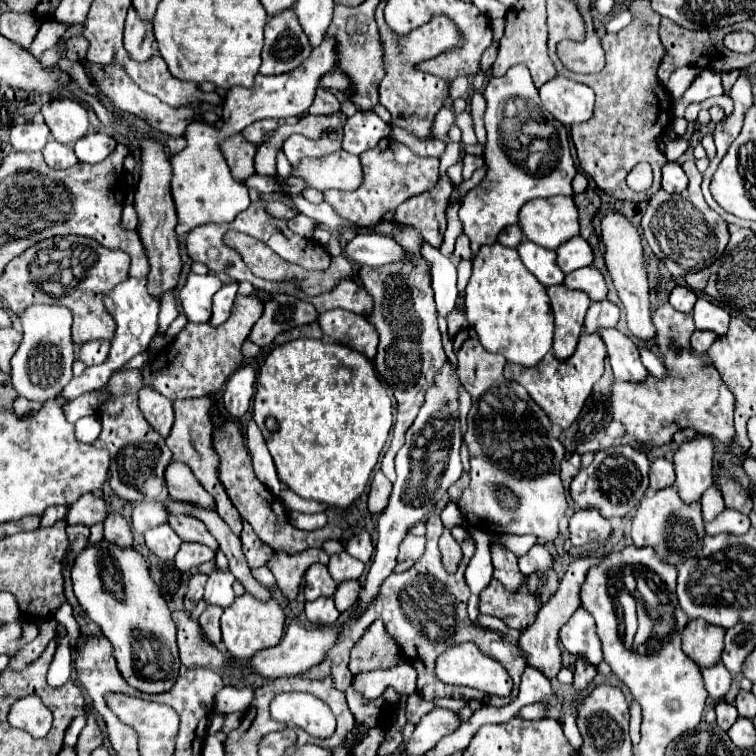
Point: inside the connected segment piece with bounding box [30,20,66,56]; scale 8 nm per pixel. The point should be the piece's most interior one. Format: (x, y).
(50, 33)

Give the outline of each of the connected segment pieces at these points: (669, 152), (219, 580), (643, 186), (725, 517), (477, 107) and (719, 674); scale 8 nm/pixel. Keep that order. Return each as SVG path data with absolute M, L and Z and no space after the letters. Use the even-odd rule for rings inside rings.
M663 134L658 142L658 147L666 154L668 160L678 160L678 156L680 156L682 152L685 152L688 146L690 146L690 144L688 144L684 138L670 141L666 134Z
M214 570L208 576L208 584L206 584L206 602L208 604L218 604L222 608L230 606L234 600L234 592L232 592L232 582L236 578L230 572L222 572L222 570Z
M642 162L637 164L626 178L627 185L634 191L641 192L650 188L653 181L651 166Z
M726 508L724 512L720 512L712 522L706 522L704 524L704 532L706 534L720 534L720 532L732 532L732 534L746 534L750 528L748 524L748 516L738 512L738 510L732 510L732 508Z
M476 90L472 100L470 100L470 114L472 114L472 120L474 120L474 130L476 130L476 136L478 136L478 142L484 146L486 144L486 130L484 130L484 112L486 112L486 100L482 96L482 90Z
M714 664L710 668L702 668L702 676L704 676L704 686L706 686L706 692L712 700L718 700L722 698L728 688L730 688L730 682L732 682L732 676L730 672L724 668L724 664Z

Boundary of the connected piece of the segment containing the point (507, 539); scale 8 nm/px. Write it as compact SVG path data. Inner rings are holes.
M490 534L490 544L494 542L502 542L506 550L510 550L512 554L516 554L518 558L524 556L534 544L536 544L536 538L534 536L520 536L520 534L500 534L495 536Z

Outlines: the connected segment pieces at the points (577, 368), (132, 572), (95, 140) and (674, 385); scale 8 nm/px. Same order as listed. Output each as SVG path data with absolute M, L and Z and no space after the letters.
M584 332L580 336L576 352L566 362L558 362L553 353L549 352L540 364L520 372L516 380L528 390L530 398L548 414L548 418L562 430L566 430L580 414L580 408L584 406L584 400L590 396L594 382L598 382L600 376L604 374L604 358L606 358L606 346L602 338L598 334Z
M100 542L96 548L86 548L76 558L72 582L74 594L84 612L112 642L122 678L132 688L146 694L160 694L174 686L180 672L180 658L176 646L176 626L160 588L152 582L146 566L146 560L134 548L120 552L120 548L108 548L108 544Z
M90 132L88 136L80 138L74 144L74 152L80 162L98 164L112 152L114 146L116 146L116 140L112 136L102 134L102 132Z
M668 302L660 304L654 312L656 324L656 348L664 358L664 364L670 372L666 380L656 380L648 376L644 384L614 382L612 390L612 414L614 420L620 420L626 426L626 436L616 440L616 444L646 442L650 446L662 446L672 440L672 434L684 428L694 428L698 434L708 434L718 438L722 444L728 444L734 436L734 394L724 384L716 368L704 364L698 356L692 354L688 344L694 322L692 316L676 312Z

